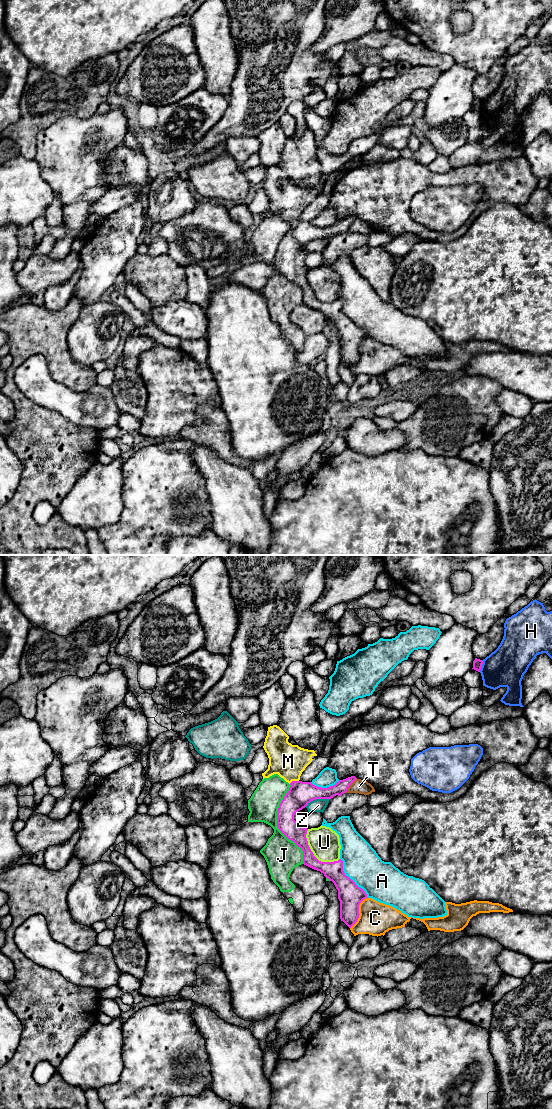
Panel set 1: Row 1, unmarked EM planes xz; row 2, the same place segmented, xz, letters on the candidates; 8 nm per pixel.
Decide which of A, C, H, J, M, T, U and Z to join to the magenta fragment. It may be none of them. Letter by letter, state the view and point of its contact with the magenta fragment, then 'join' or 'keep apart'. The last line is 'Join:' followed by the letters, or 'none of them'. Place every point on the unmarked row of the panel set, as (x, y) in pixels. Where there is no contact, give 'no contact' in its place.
A: meets magenta in xz at (349, 318); keep apart
C: meets magenta in xz at (358, 352); keep apart
H: meets magenta in xz at (481, 106); keep apart
J: meets magenta in xz at (277, 265); keep apart
M: meets magenta in xz at (293, 221); join
T: meets magenta in xz at (350, 224); keep apart
U: meets magenta in xz at (313, 295); keep apart
Z: meets magenta in xz at (317, 238); keep apart
Join: M

